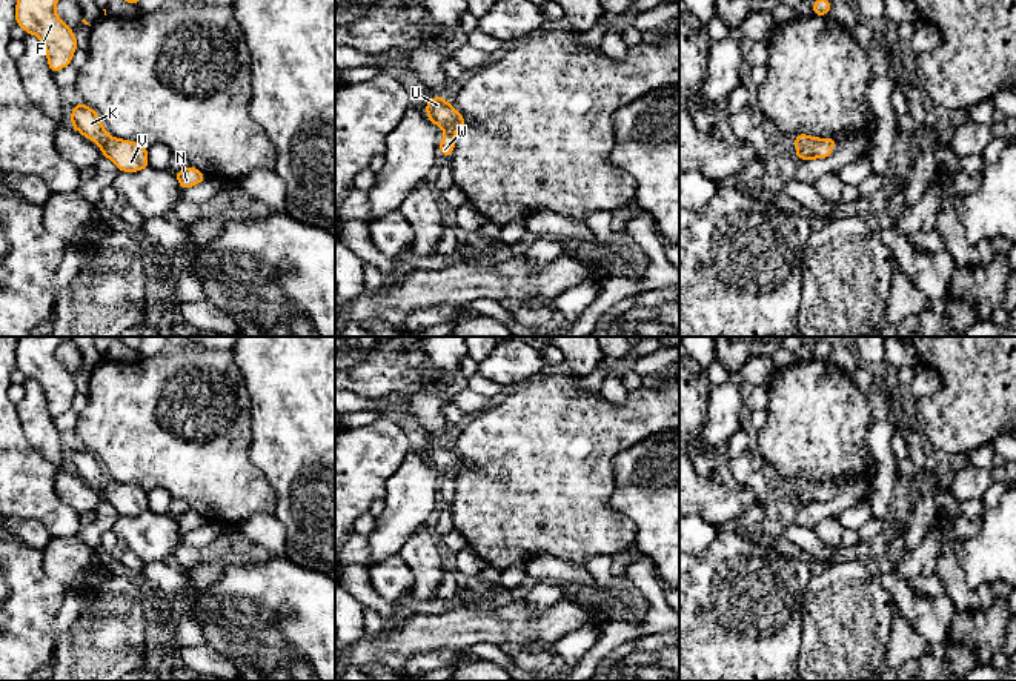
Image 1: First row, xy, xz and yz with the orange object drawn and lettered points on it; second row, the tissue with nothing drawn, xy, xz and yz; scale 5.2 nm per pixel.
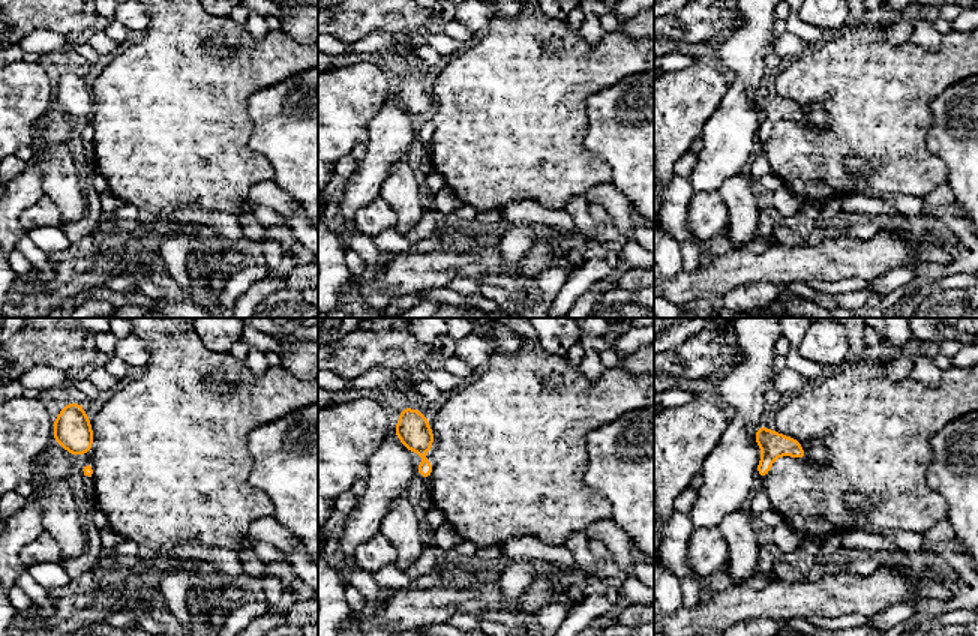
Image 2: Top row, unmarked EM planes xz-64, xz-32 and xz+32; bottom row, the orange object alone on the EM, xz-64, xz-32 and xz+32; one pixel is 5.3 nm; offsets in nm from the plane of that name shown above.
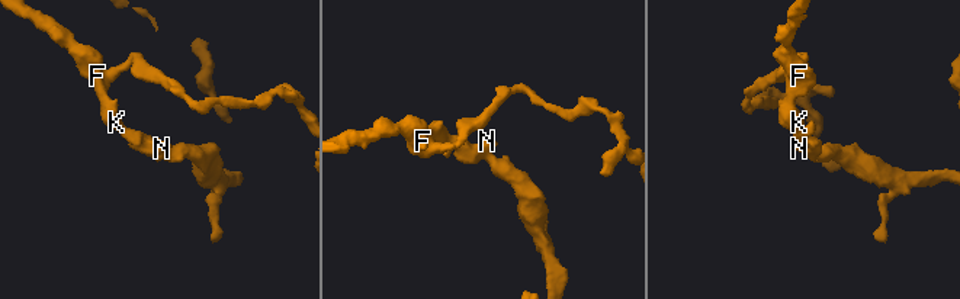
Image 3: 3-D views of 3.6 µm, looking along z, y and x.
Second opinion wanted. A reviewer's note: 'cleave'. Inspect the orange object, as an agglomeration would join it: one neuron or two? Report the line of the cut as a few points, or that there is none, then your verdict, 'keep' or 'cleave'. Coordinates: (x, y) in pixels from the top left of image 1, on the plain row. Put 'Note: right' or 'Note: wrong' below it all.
no cut | keep
Note: wrong

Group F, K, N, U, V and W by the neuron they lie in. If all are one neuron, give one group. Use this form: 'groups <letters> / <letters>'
groups F K N U V W

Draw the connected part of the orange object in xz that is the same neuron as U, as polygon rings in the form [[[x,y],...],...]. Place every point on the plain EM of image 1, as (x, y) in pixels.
[[[432,441],[426,447],[426,458],[433,469],[446,475],[438,495],[450,501],[455,492],[455,478],[466,469],[464,461],[443,441]]]

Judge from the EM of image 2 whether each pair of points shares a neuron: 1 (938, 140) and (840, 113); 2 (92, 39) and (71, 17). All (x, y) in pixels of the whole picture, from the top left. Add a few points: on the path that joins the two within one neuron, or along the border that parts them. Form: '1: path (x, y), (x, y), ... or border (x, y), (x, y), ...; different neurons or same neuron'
1: border (929, 102), (930, 128), (924, 147), (945, 167); different neurons
2: border (89, 32), (81, 38); different neurons

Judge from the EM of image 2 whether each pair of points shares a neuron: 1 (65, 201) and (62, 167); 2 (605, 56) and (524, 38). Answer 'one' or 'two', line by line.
1: one
2: one

